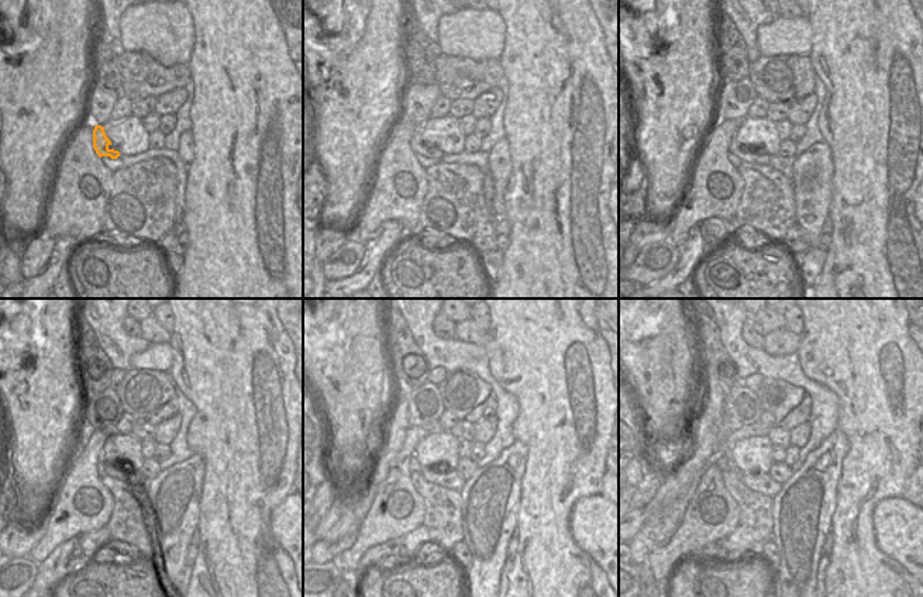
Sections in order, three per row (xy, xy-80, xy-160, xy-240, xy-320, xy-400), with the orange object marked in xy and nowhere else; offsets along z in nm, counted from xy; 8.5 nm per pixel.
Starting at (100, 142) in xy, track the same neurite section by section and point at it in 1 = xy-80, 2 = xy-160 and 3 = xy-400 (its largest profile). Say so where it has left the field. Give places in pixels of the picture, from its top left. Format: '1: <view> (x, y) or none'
1: xy-80 (417, 145)
2: xy-160 (736, 148)
3: xy-400 (763, 483)

